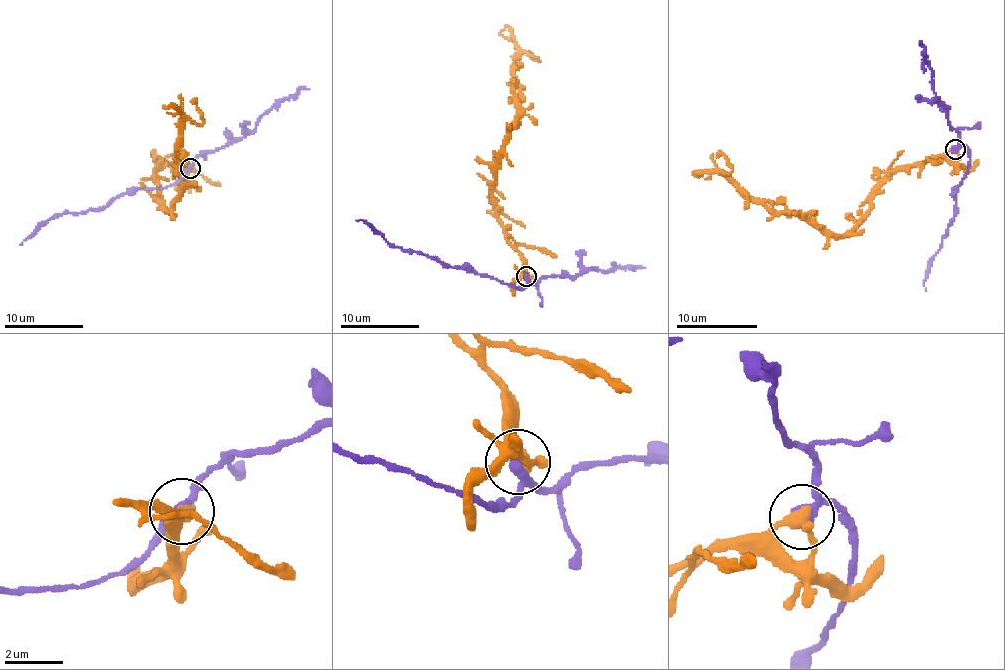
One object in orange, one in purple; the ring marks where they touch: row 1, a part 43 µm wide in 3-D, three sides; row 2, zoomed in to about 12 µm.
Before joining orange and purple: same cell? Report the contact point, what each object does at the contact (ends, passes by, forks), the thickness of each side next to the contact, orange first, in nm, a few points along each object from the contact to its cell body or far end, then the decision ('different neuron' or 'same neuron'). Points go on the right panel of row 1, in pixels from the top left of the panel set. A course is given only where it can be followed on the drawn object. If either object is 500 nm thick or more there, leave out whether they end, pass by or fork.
place (955, 149); orange ends; purple passes by; calibres 380 and 360 nm; course orange (956, 148), (901, 165), (841, 235), (748, 200), (716, 156); course purple (956, 148), (964, 147), (970, 165), (956, 197), (956, 213), (926, 275), (926, 291); different neuron

